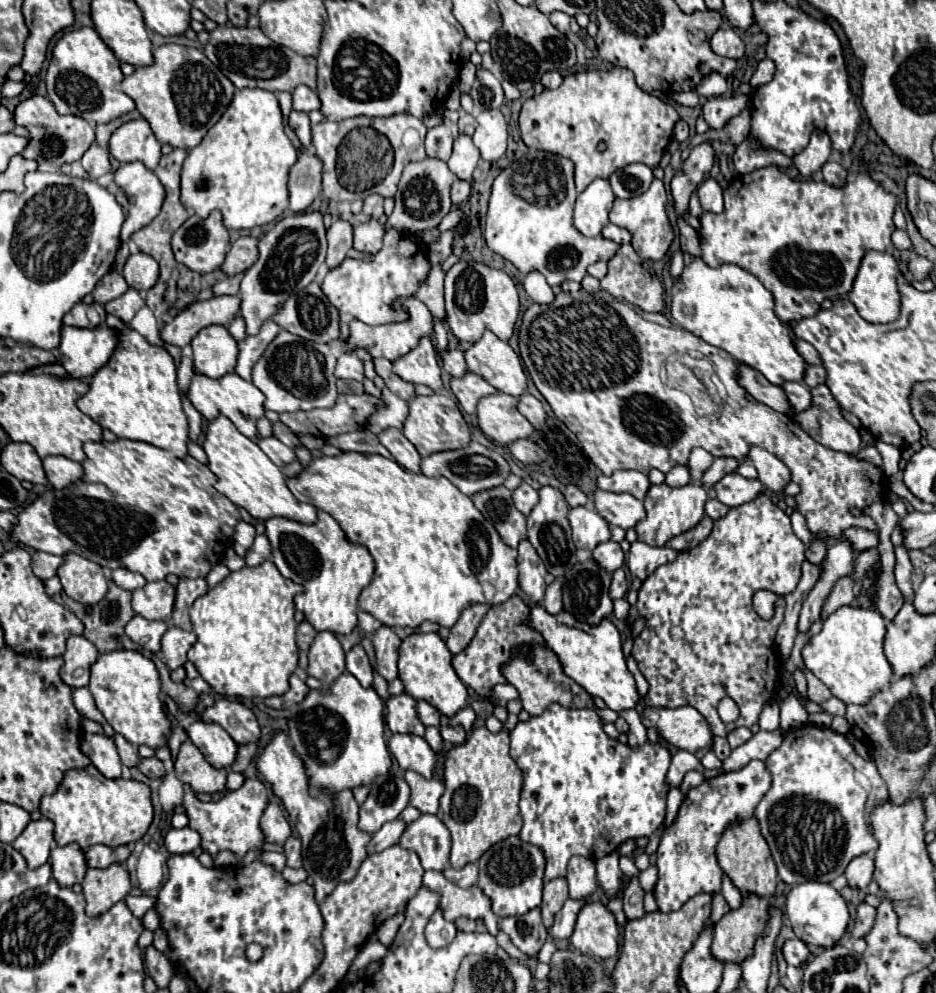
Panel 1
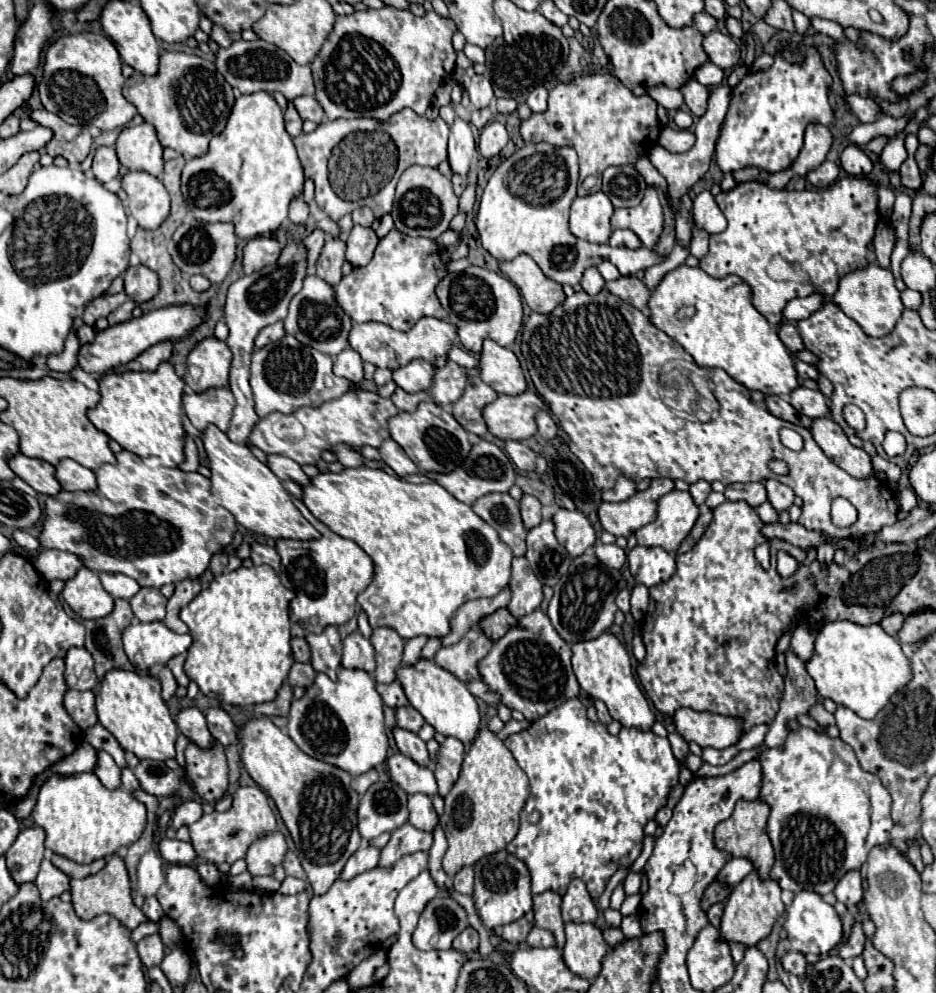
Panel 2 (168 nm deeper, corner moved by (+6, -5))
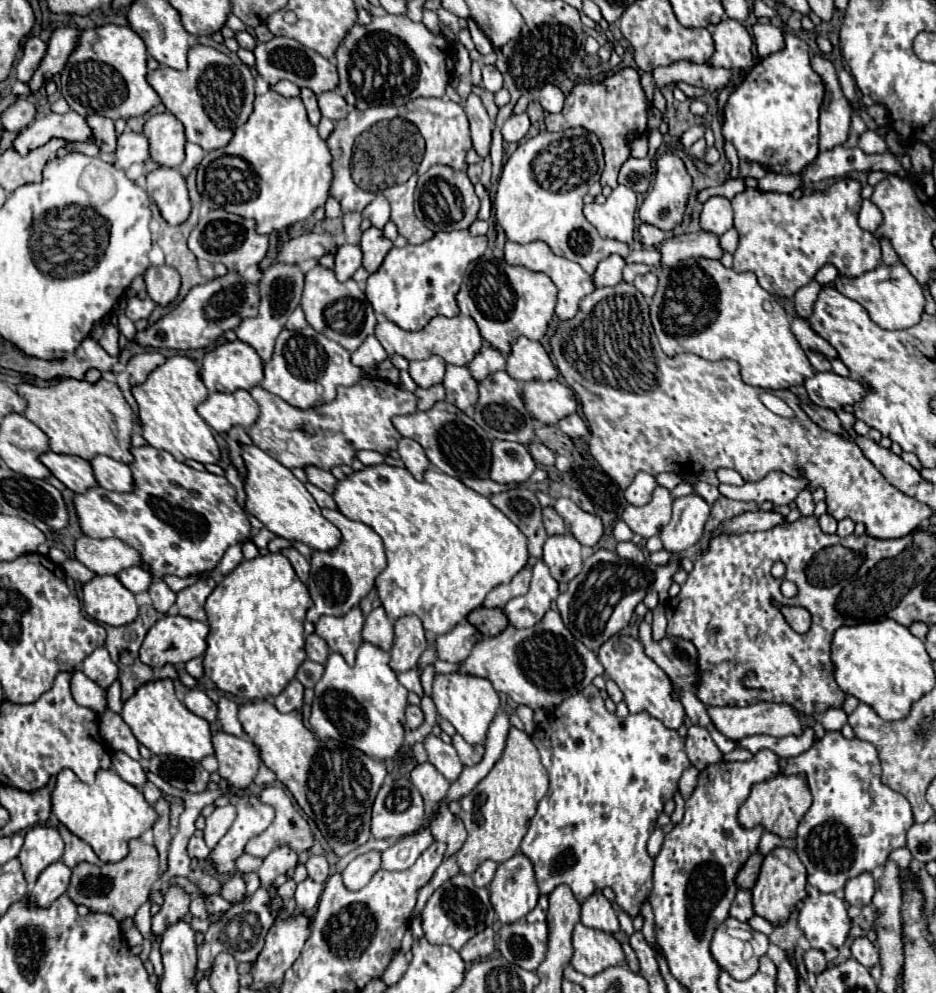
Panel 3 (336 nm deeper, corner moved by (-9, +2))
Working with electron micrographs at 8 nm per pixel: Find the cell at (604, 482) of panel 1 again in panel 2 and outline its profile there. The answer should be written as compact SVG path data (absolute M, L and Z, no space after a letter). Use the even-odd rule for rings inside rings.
M620 477L612 489L602 491L602 501L626 501L636 493L638 493L636 483L628 477Z

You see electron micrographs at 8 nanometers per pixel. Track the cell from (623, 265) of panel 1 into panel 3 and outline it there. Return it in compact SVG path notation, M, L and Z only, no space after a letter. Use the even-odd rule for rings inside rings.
M647 272L647 274L641 274L641 276L637 276L635 278L635 282L633 282L633 286L649 300L649 298L653 298L653 294L655 294L655 286L657 286L657 276L653 274L653 272Z

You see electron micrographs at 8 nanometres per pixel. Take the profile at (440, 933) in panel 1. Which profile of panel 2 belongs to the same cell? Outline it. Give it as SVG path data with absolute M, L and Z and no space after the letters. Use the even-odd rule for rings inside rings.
M436 897L420 915L412 941L422 951L450 949L454 937L466 925L466 911L452 897Z

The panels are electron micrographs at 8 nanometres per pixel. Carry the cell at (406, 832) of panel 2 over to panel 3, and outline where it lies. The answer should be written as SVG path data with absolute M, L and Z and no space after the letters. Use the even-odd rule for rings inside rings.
M421 828L415 834L403 836L391 848L387 848L387 850L381 852L381 868L383 870L405 870L433 842L435 840L433 840L429 828Z

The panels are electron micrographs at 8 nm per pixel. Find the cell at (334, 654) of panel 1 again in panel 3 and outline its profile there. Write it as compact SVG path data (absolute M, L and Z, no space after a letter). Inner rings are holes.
M359 606L351 608L345 616L323 616L315 624L315 634L319 634L331 652L339 652L349 664L355 662L355 652L361 646L361 628L365 616Z

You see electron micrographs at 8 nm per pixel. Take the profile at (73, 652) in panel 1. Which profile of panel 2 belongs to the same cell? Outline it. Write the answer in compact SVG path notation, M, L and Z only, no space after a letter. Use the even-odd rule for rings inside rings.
M84 647L68 649L64 663L66 663L64 677L66 677L68 689L88 691L98 685L98 677L94 673L94 659Z

